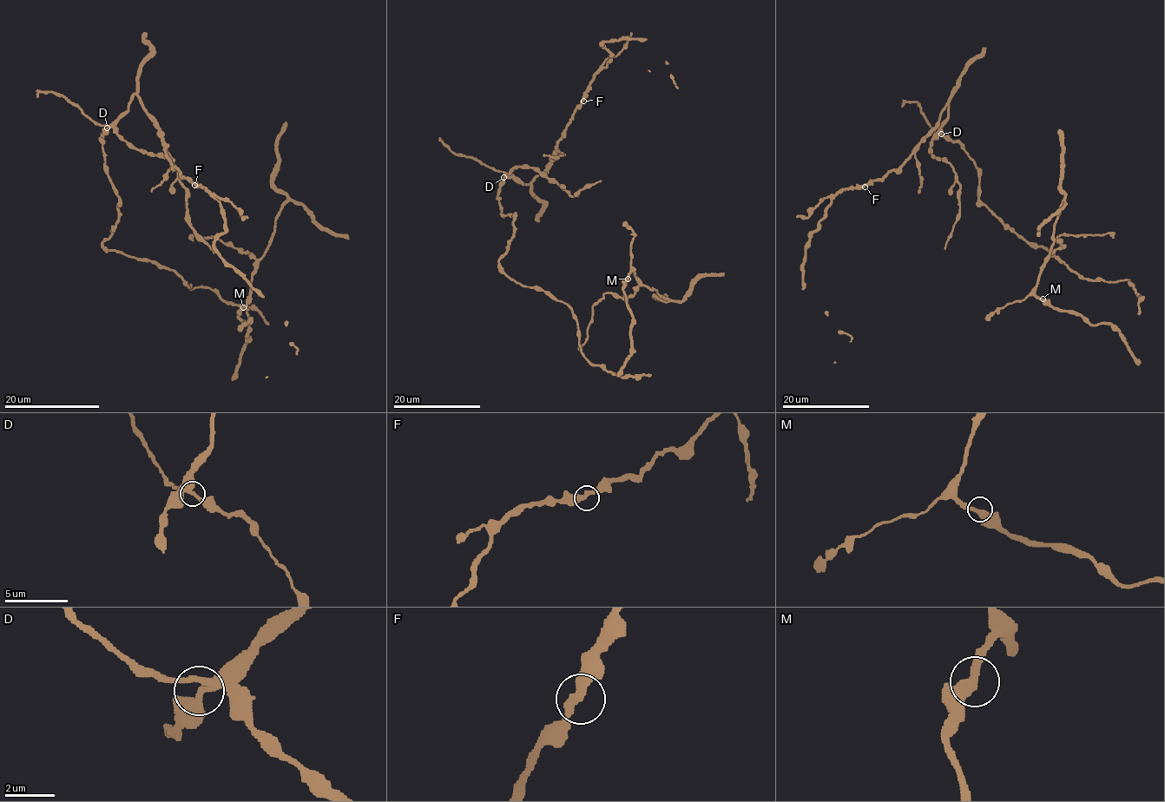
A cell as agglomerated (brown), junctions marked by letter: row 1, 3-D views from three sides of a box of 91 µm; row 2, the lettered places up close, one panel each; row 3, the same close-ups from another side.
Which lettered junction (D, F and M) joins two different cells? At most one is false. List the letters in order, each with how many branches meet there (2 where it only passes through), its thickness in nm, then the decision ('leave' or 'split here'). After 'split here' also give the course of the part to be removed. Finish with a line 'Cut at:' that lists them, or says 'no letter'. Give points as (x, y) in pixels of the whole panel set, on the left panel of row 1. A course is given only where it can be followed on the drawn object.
D: 2 | 320 nm | leave
F: 2 | 320 nm | leave
M: 2 | 360 nm | leave
Cut at: no letter

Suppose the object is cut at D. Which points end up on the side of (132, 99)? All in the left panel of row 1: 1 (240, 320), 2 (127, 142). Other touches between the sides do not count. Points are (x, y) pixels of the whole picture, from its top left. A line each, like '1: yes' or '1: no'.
1: yes
2: yes

